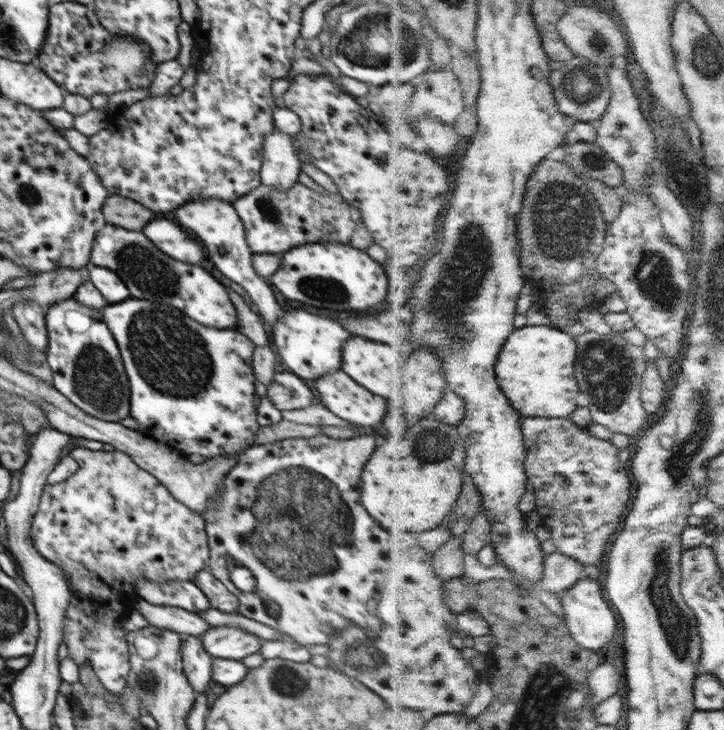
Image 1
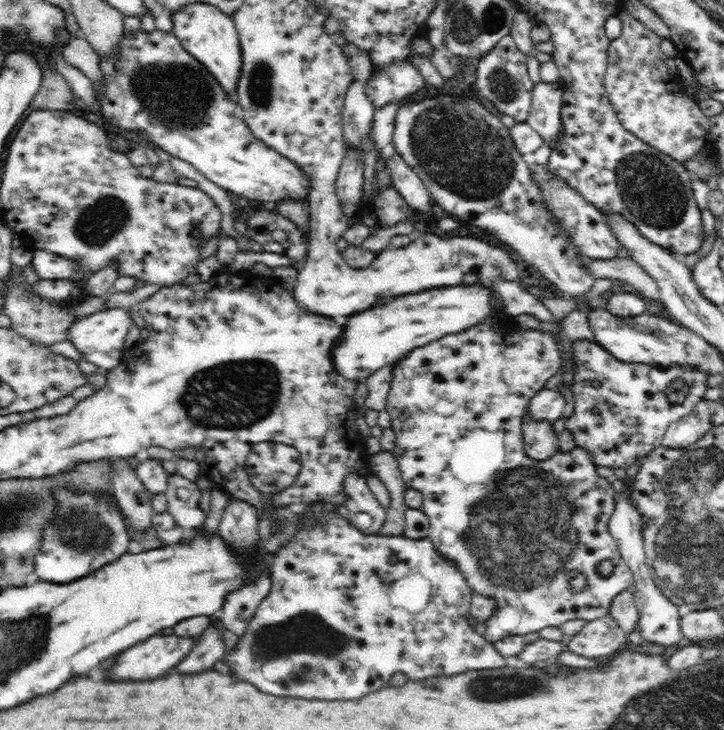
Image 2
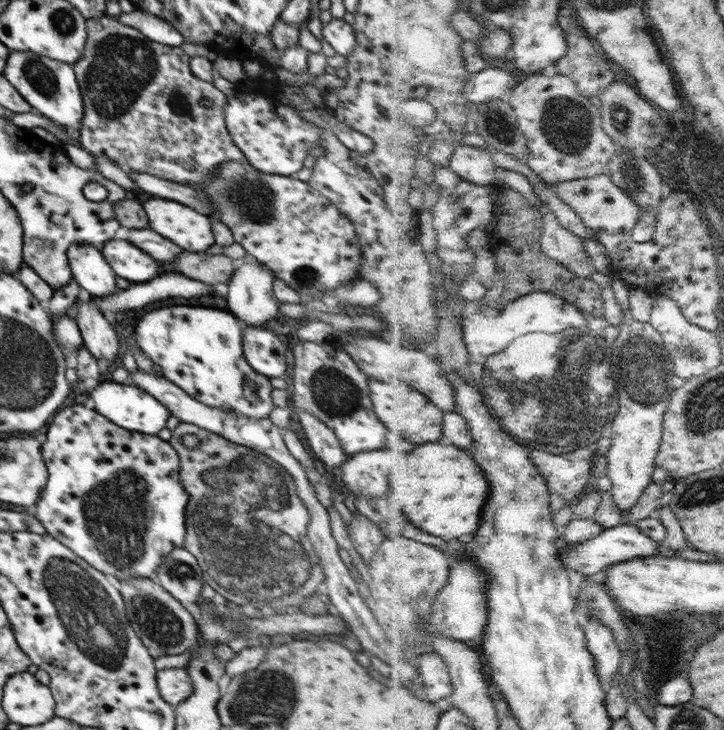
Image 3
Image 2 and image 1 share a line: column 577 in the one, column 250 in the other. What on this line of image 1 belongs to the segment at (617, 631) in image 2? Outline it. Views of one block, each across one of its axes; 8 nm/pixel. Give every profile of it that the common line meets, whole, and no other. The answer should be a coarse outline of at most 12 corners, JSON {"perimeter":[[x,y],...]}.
{"perimeter":[[234,626],[200,638],[213,659],[258,655],[264,639]]}

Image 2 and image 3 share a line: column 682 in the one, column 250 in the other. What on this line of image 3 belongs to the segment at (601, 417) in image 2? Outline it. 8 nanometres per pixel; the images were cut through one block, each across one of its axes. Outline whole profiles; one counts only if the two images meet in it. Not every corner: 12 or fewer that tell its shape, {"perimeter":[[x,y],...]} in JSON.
{"perimeter":[[214,308],[152,310],[132,334],[202,404],[266,418],[270,379],[240,322]]}

